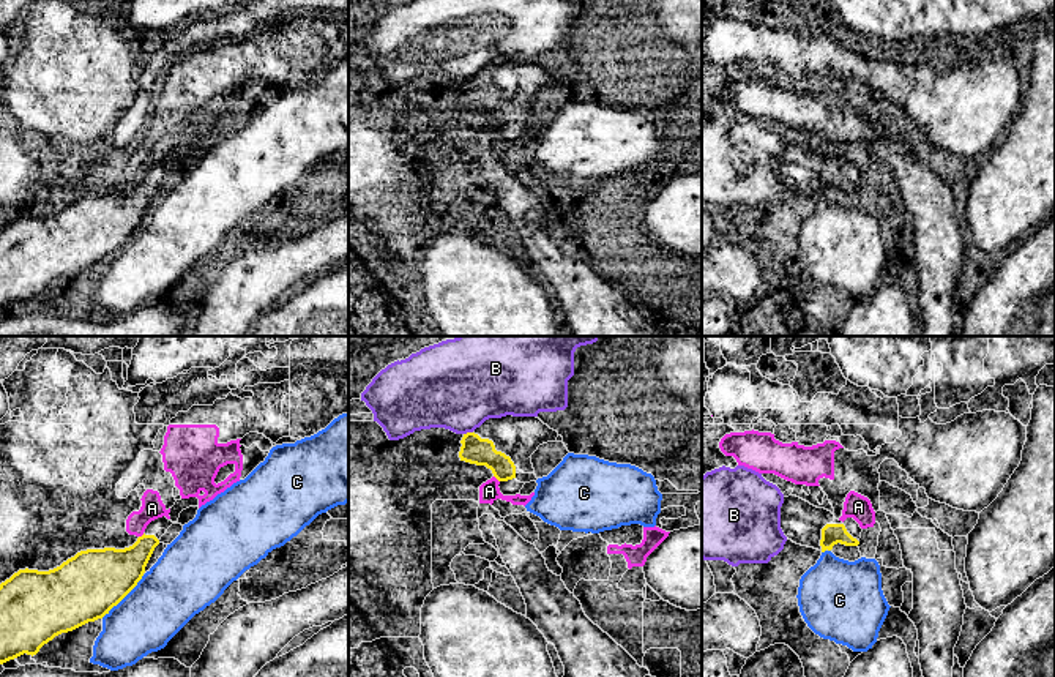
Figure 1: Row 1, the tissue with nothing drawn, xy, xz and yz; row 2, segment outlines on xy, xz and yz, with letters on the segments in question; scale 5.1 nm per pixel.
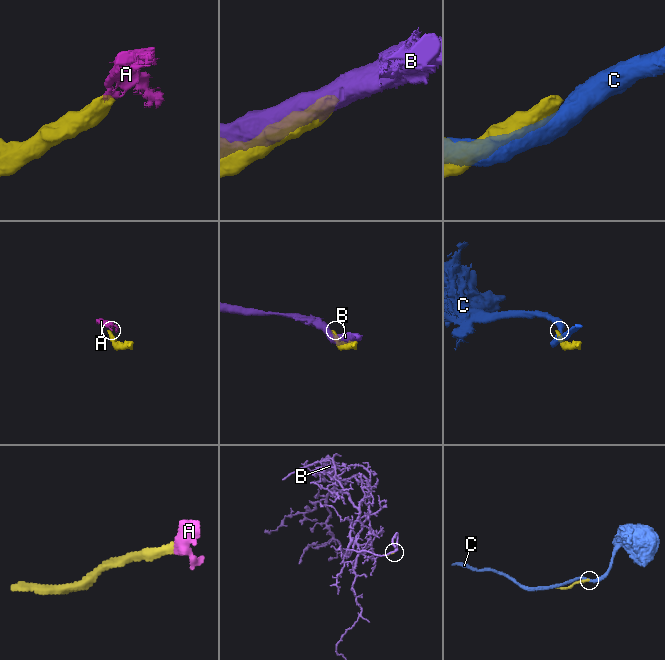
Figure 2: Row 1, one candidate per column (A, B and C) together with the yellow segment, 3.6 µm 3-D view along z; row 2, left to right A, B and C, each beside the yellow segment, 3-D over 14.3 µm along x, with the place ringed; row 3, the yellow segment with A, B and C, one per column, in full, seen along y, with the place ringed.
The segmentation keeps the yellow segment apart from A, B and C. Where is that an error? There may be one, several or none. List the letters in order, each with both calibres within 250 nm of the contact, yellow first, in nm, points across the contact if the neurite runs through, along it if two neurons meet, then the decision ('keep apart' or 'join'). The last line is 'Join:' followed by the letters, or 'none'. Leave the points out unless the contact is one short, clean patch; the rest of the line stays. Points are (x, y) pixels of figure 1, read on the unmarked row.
A: 140/110 nm | along xz (494, 122), (499, 128) | keep apart
B: 140/400 nm | keep apart
C: 340/320 nm | keep apart
Join: none

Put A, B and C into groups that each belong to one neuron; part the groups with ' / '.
A / B / C

